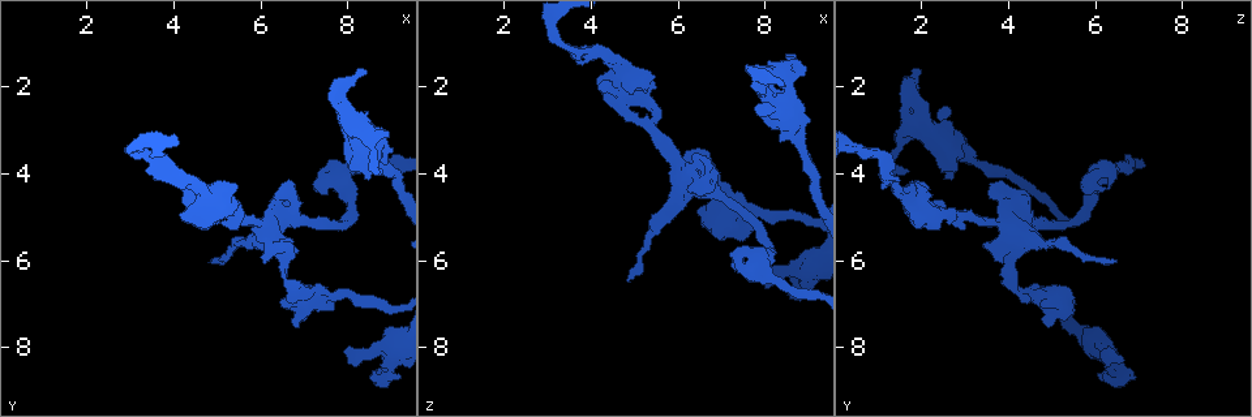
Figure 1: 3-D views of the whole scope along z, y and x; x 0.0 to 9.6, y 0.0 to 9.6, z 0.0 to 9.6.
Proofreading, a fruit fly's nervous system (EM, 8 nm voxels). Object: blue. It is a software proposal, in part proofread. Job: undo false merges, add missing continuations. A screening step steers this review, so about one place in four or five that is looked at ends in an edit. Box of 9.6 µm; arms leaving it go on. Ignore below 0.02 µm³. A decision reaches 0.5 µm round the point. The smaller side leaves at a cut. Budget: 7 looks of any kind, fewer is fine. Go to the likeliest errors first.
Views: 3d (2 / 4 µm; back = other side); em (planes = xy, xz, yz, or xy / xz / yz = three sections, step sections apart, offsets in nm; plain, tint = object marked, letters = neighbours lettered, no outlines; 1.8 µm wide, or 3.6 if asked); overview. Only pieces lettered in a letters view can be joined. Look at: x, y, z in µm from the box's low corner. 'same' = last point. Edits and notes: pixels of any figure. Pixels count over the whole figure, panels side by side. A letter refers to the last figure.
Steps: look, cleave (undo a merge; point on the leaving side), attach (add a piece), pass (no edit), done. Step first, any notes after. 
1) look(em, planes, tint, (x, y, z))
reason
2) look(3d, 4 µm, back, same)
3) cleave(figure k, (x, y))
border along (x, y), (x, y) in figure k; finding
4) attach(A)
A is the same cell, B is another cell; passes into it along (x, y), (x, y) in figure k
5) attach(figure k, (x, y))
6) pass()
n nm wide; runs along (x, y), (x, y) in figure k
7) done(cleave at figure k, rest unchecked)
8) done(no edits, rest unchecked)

look(3d, 4 µm, (6.25, 5.55, 4.20))

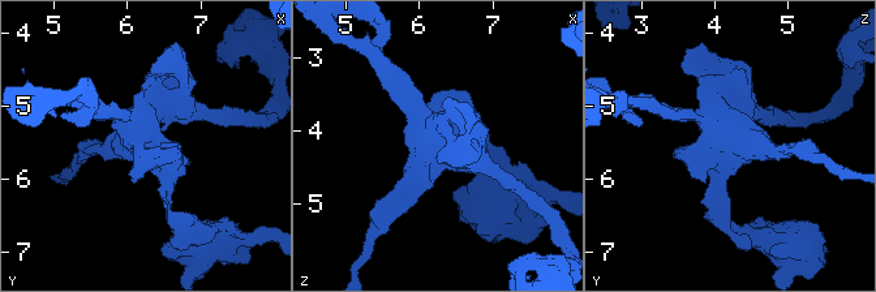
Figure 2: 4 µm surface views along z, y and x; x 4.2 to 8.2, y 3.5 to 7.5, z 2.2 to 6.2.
look(em, 3.6 µm, xy, step 16, tint, (6.25, 5.60, 4.25))

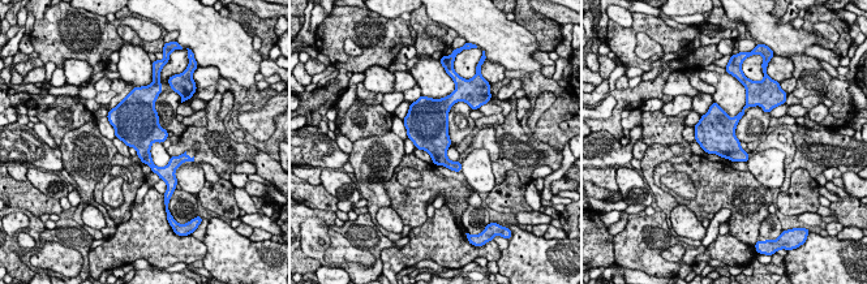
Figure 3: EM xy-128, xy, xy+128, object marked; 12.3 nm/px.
look(em, 3.6 µm, planes, letters, same)

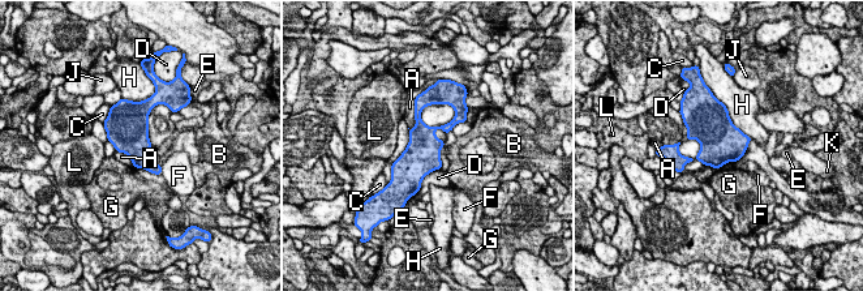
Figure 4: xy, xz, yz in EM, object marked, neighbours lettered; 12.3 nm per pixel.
pass()
H touches over 600 nm; A, B, C, D, E, F, G, H, J, K and L are other cells; border along (415, 103), (415, 124), (409, 129) in figure 4; continuous, no second neuron

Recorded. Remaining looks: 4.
look(3d, 4 µm, (4.30, 4.25, 1.85))
an open end

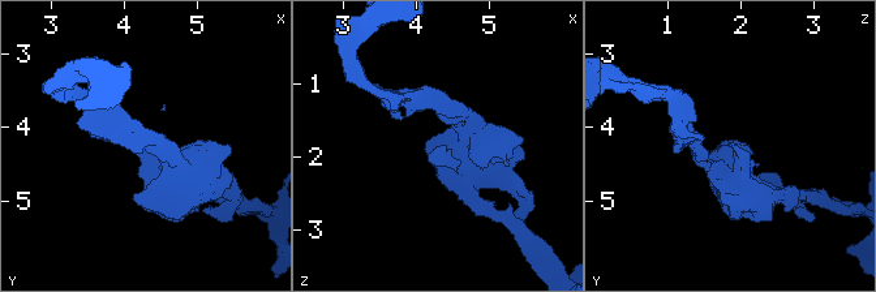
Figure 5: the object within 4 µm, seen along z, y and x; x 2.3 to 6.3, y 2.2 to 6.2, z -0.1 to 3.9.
look(em, yz, step 4, plain, (4.25, 4.20, 1.80))

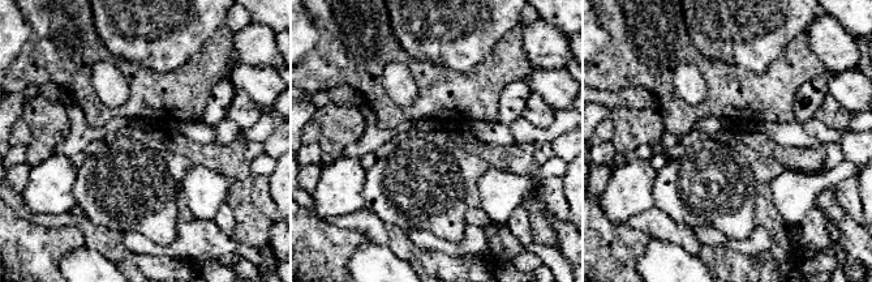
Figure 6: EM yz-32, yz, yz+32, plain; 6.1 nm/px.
look(em, yz, step 4, letters, same)
see the neighbours

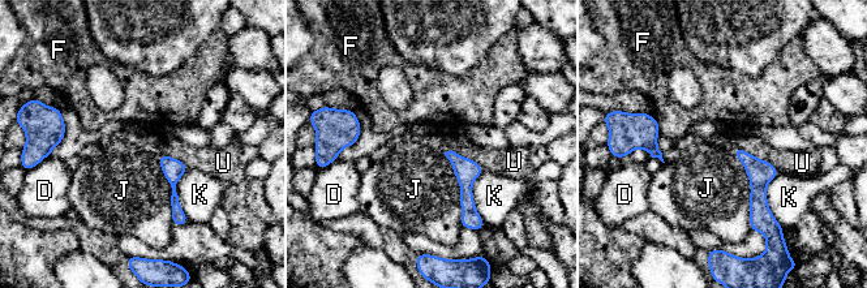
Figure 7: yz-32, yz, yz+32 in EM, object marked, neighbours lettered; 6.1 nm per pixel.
pass()
D, F, J, K and U are other cells; runs along (737, 151), (758, 171), (754, 216) in figure 7; none of them fits

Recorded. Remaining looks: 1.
look(em, planes, letters, (8.55, 8.65, 6.80))
an open end

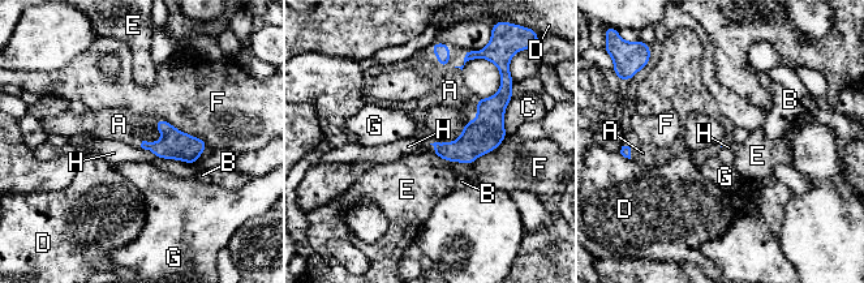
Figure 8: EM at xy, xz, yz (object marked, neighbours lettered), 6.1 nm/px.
attach(A)
F touches over 340 nm; A is the same cell, B, C, D, E, F, G and H are other cells; it goes on there

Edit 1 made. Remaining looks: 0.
done(attach at figure 8, rest unchecked)

